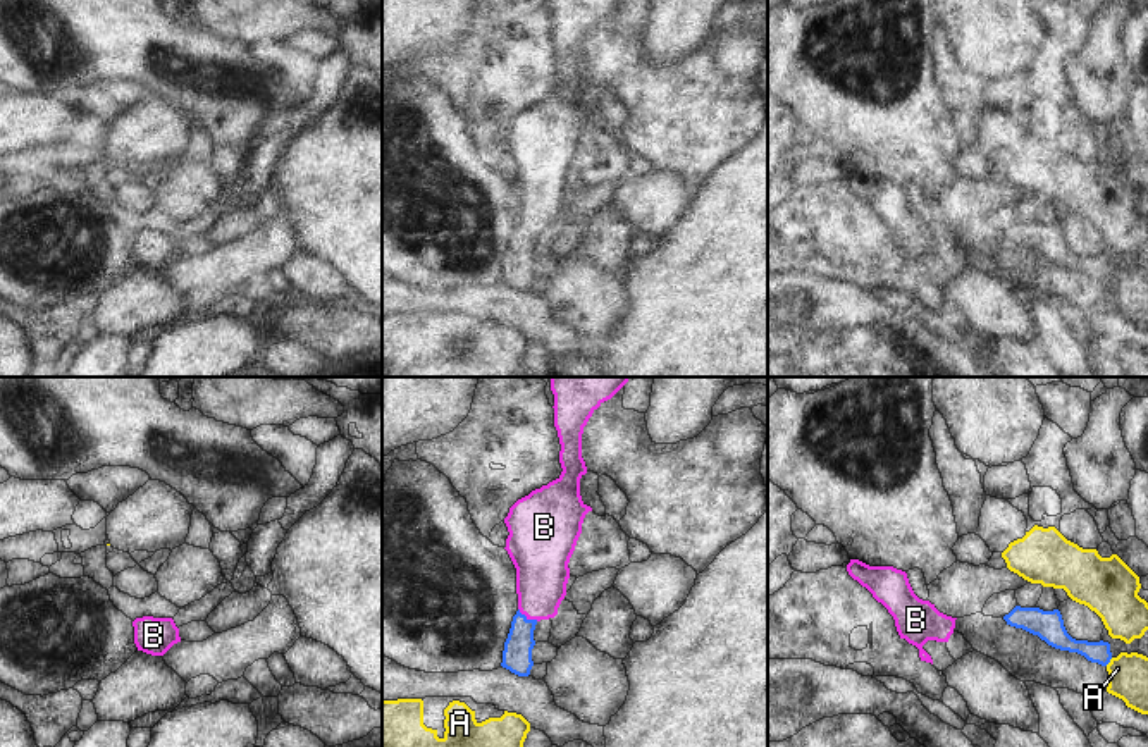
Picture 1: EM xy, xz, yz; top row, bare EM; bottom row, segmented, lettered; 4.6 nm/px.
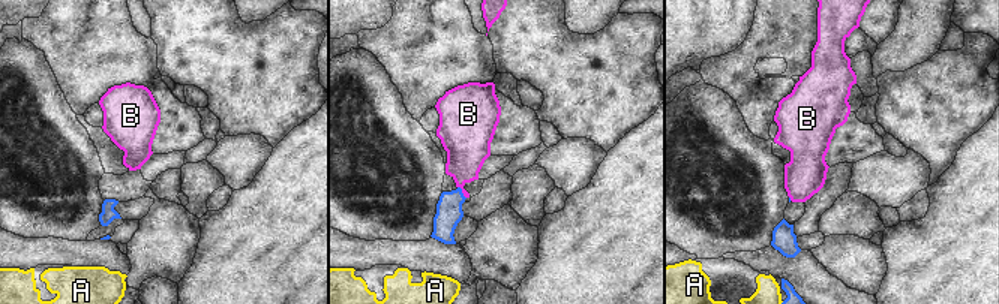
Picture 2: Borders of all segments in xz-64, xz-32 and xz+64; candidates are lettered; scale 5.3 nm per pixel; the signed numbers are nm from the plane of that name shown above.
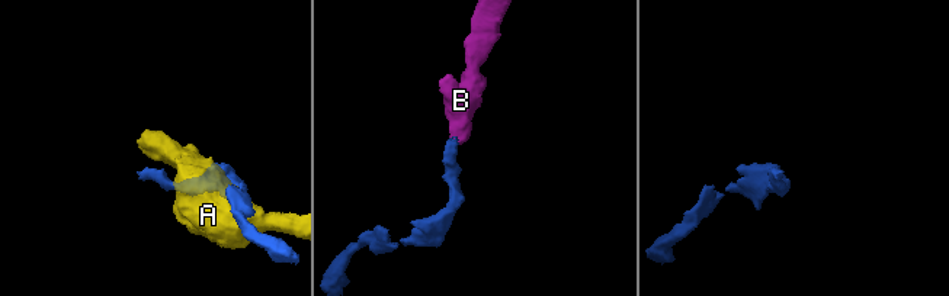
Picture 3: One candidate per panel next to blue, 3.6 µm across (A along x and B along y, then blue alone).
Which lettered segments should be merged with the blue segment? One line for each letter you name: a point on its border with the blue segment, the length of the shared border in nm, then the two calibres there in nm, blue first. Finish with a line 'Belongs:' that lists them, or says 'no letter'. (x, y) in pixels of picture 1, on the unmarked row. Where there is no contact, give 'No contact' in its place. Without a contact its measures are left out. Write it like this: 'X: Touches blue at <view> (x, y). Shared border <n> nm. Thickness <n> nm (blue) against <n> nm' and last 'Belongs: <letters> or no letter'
B: Touches blue at xz (525, 231). Shared border 110 nm. Thickness 140 nm (blue) against 240 nm
Belongs: B

